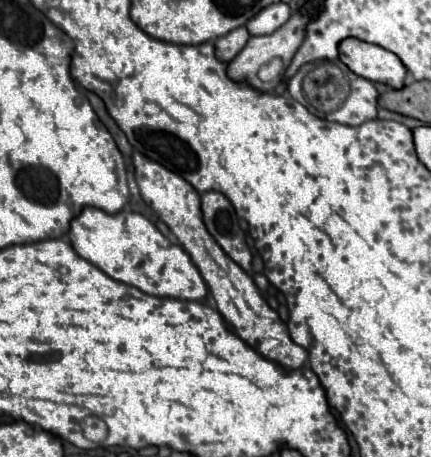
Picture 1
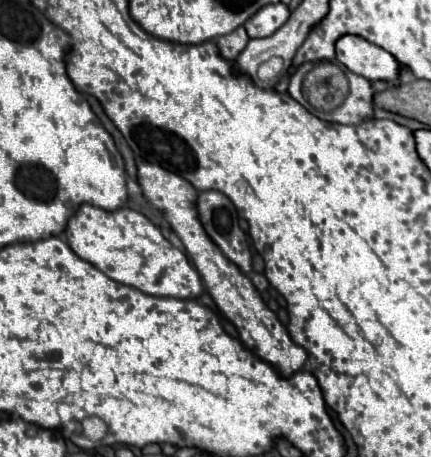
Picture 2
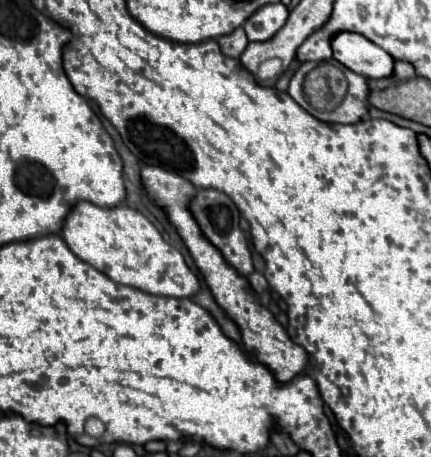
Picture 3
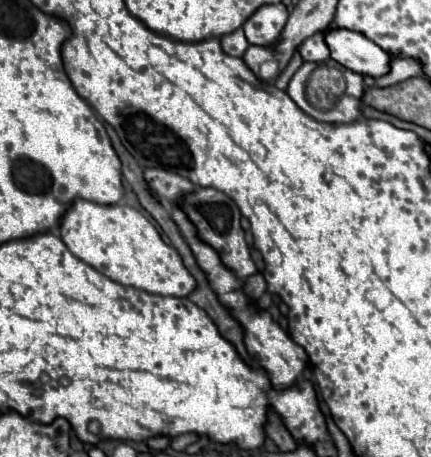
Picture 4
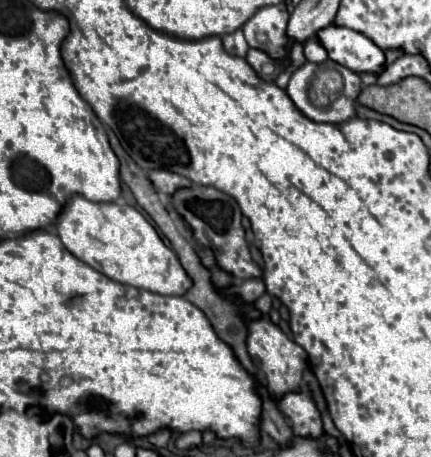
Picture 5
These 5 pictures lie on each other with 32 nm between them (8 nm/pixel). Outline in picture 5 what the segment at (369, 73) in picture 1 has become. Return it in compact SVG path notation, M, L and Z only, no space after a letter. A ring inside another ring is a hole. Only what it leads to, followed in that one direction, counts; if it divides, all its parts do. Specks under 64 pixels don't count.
M330 24L316 32L316 40L324 44L330 60L350 68L352 72L380 74L384 70L384 52L356 30Z

